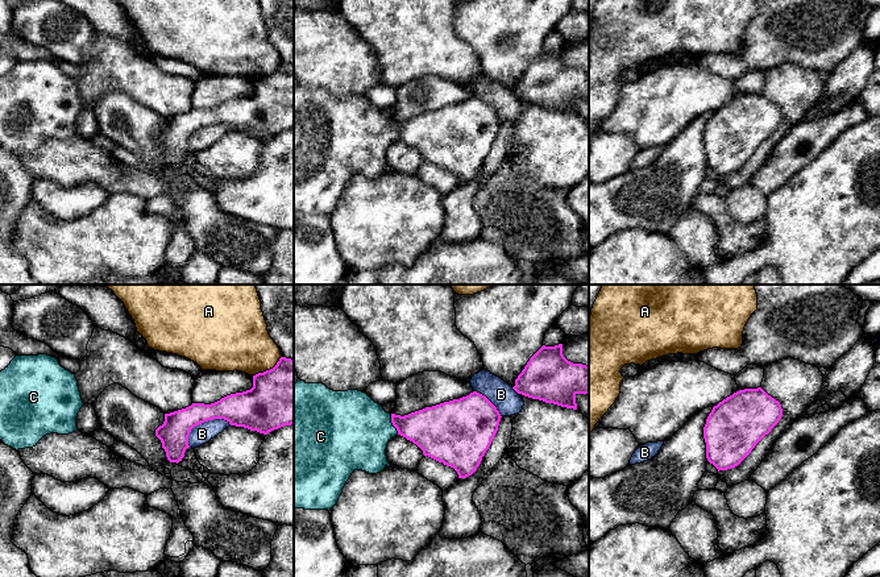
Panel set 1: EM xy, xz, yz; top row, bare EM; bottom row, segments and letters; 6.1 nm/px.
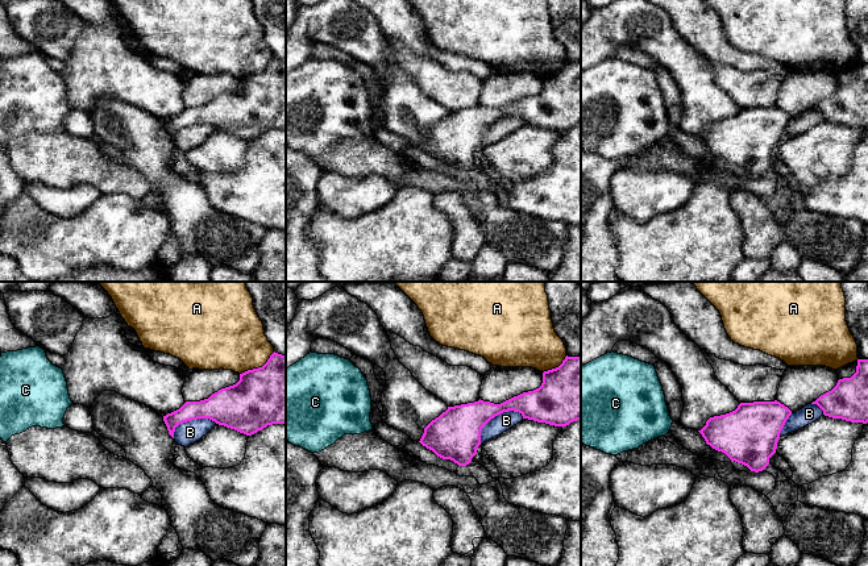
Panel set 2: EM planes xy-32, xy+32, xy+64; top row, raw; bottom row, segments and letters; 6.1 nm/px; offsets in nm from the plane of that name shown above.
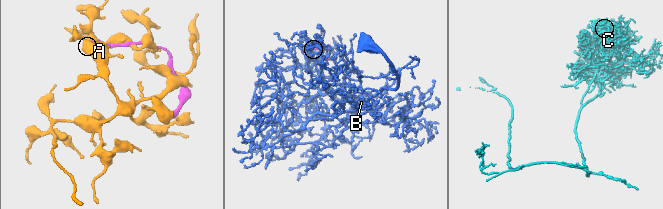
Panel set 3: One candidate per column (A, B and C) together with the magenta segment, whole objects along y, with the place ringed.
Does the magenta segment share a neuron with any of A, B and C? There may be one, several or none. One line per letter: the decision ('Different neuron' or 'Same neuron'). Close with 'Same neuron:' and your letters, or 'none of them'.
A: Different neuron
B: Different neuron
C: Same neuron
Same neuron: C

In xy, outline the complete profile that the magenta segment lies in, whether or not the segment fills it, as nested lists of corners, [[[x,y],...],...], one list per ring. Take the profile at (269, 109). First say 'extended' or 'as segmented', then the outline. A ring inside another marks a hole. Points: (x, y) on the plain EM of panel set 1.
as segmented; [[[281,62],[273,74],[253,80],[250,95],[227,100],[211,109],[192,108],[165,119],[155,141],[167,165],[178,169],[190,153],[191,134],[213,124],[263,140],[294,129],[294,65]]]

